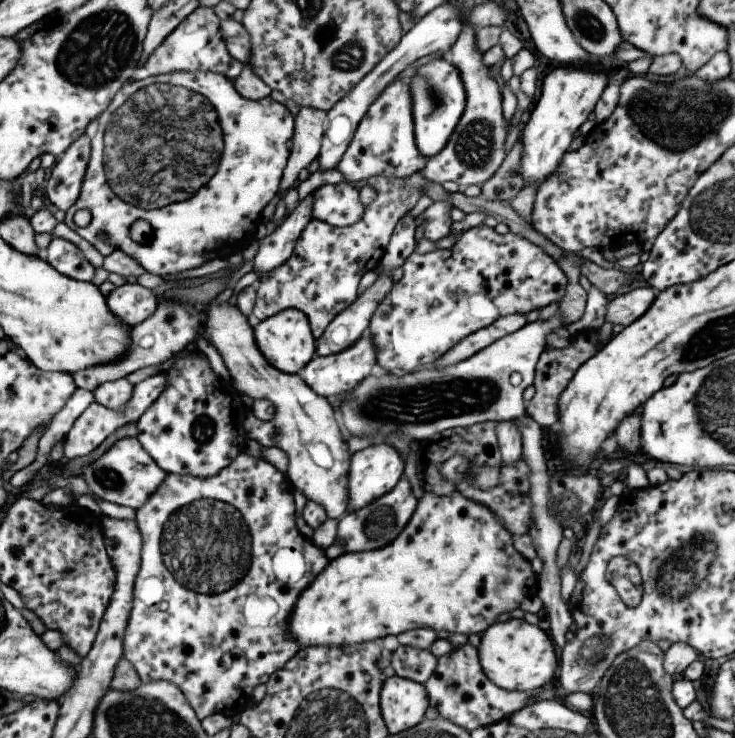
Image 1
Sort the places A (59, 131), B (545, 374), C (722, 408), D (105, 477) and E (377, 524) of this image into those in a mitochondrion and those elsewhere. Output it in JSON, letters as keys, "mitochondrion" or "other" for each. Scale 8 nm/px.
{"A":"other","B":"other","C":"mitochondrion","D":"mitochondrion","E":"mitochondrion"}

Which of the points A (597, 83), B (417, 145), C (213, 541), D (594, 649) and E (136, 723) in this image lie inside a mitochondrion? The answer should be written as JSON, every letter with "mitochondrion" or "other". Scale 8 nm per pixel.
{"A":"other","B":"other","C":"mitochondrion","D":"mitochondrion","E":"mitochondrion"}

